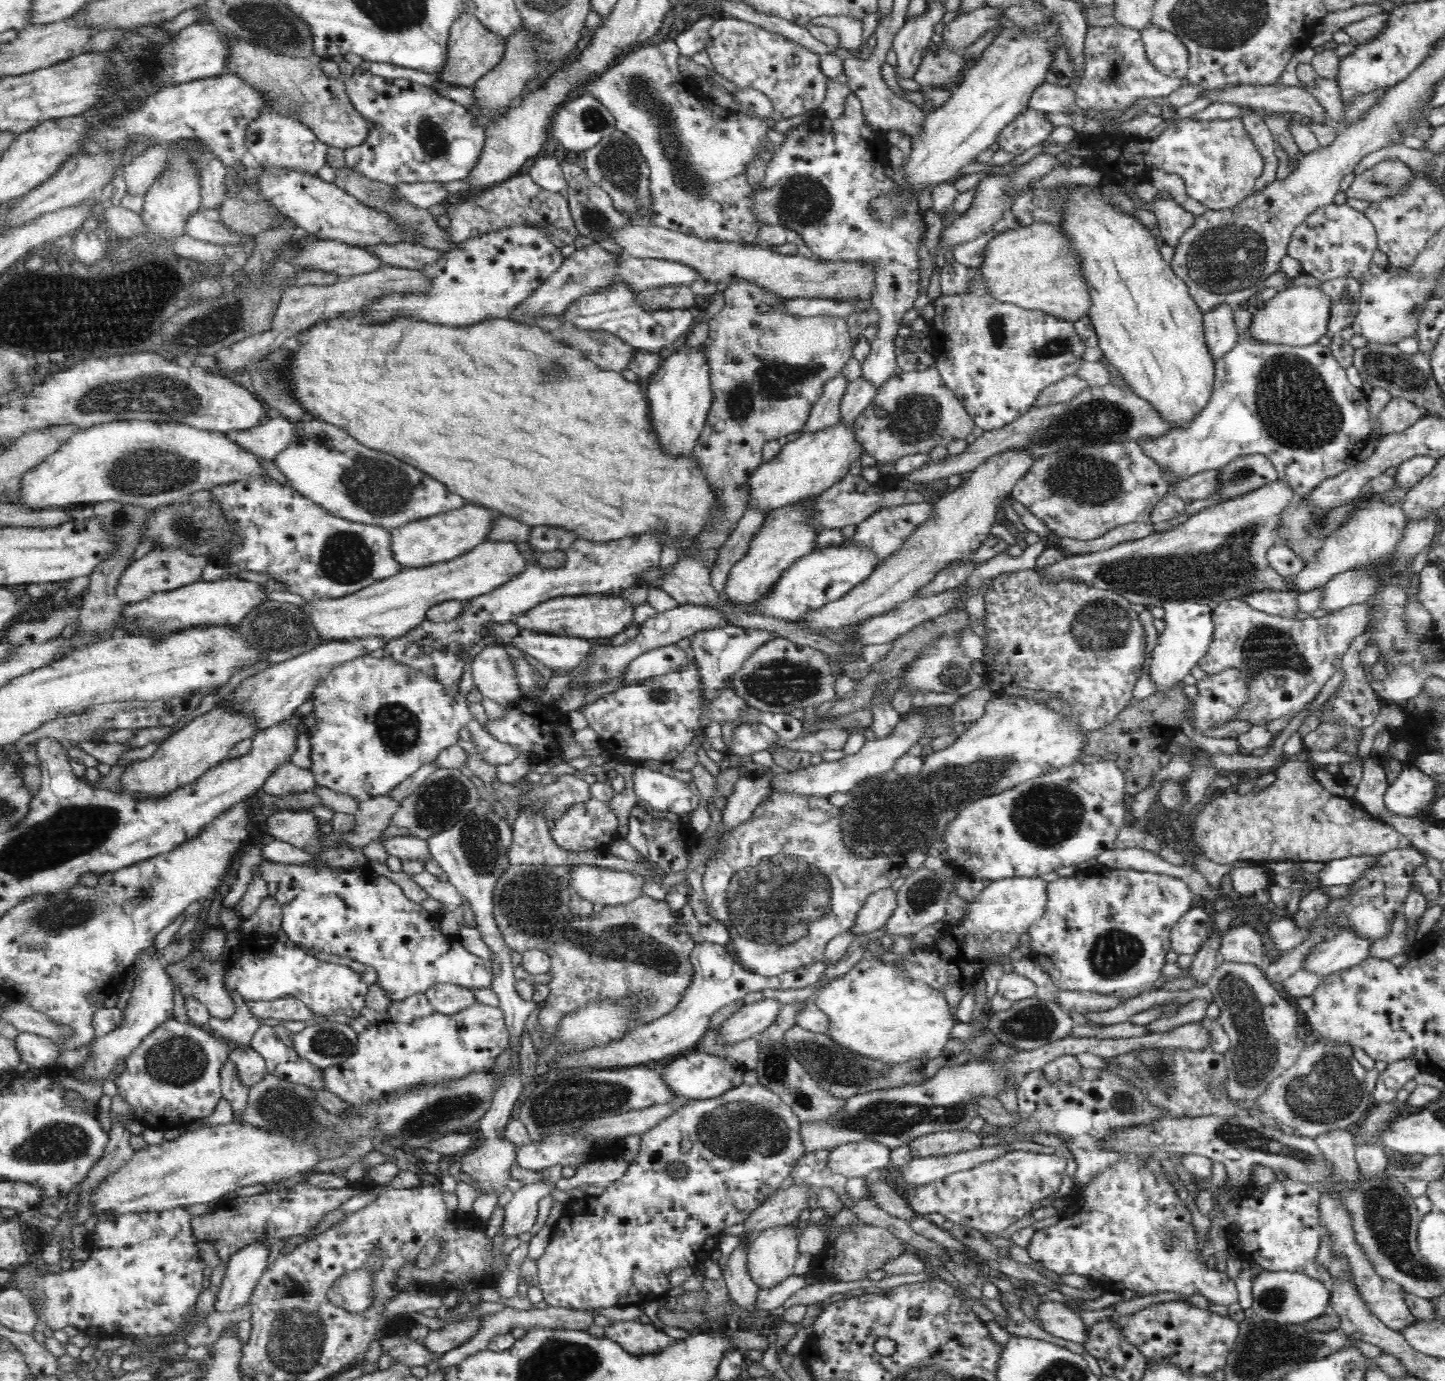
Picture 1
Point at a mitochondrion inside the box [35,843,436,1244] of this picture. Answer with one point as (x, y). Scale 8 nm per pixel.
(179, 1060)

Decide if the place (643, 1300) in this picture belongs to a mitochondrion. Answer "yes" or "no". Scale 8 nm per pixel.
no

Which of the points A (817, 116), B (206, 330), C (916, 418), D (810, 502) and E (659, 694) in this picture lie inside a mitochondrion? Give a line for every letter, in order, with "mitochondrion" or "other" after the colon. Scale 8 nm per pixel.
A: other
B: mitochondrion
C: mitochondrion
D: other
E: mitochondrion

